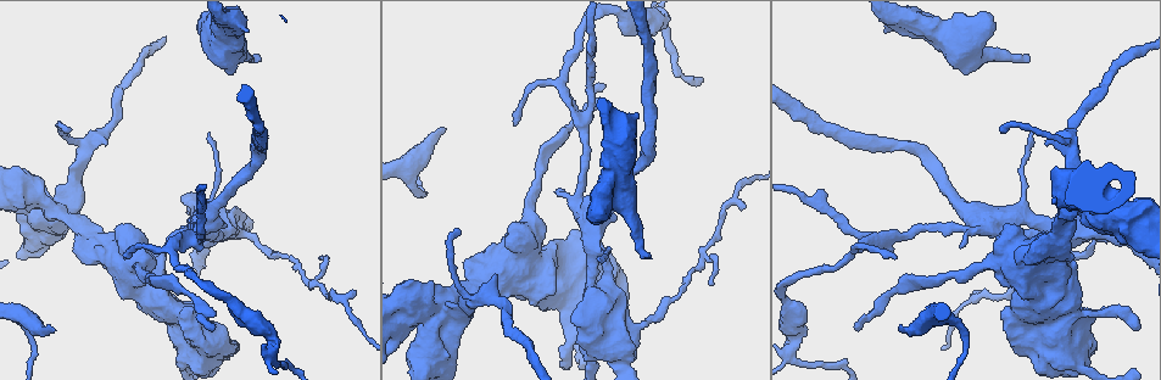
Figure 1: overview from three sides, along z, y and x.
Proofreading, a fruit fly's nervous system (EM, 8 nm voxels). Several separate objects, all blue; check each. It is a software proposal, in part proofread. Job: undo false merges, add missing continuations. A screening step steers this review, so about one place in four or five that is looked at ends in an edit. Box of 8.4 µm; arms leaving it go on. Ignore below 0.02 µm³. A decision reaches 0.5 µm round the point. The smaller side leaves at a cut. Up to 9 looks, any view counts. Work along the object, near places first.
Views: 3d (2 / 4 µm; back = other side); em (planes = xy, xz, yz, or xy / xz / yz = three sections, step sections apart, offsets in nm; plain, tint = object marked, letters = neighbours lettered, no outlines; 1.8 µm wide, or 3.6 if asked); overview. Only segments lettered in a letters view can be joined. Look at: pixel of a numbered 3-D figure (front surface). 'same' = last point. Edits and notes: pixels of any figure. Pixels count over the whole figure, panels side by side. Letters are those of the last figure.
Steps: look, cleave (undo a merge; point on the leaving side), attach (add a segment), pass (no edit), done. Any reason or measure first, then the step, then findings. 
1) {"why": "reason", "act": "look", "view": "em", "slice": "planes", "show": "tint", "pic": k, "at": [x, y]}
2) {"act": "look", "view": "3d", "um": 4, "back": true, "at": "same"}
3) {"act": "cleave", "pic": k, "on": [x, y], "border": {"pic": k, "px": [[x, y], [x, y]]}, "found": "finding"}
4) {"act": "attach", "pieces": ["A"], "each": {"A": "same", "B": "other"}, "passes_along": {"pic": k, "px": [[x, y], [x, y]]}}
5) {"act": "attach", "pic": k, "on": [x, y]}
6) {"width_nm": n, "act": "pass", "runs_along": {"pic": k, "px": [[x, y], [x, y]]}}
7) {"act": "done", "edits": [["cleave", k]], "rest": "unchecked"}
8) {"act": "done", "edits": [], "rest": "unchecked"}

{"why": "an open end", "act": "look", "view": "3d", "um": 2, "pic": 1, "at": [441, 127]}

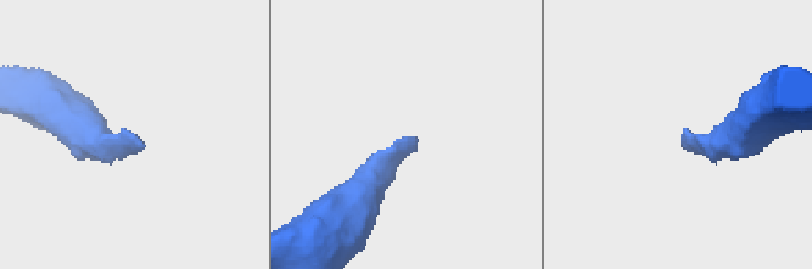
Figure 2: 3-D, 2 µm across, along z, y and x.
{"why": "shape alone is not enough", "act": "look", "view": "em", "slice": "planes", "show": "tint", "pic": 2, "at": [136, 140]}

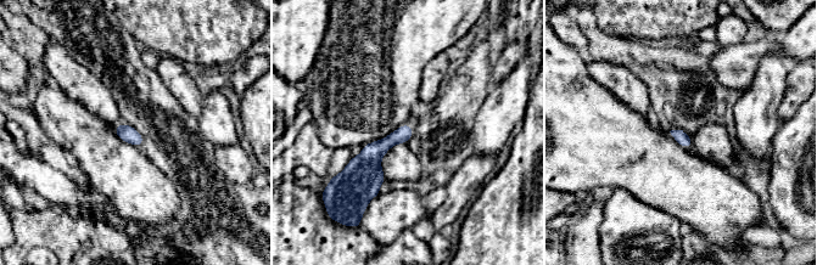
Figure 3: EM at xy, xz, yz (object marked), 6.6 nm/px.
{"act": "look", "view": "em", "slice": "planes", "show": "letters", "at": "same"}

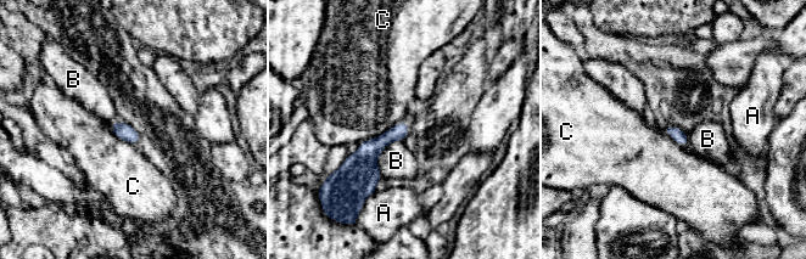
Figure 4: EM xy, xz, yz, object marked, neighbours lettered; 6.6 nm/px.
{"act": "pass", "each": {"A": "other", "B": "other", "C": "other"}, "border": {"pic": 4, "px": [[406, 120], [360, 142]]}, "found": "none of them fits"}

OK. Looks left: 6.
{"why": "a narrow waist", "act": "look", "view": "3d", "um": 2, "pic": 1, "at": [448, 300]}

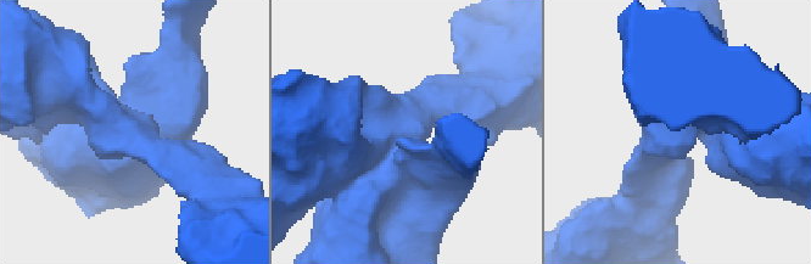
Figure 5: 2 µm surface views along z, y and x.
{"why": "need the tissue", "act": "look", "view": "em", "slice": "planes", "show": "plain", "pic": 5, "at": [678, 133]}

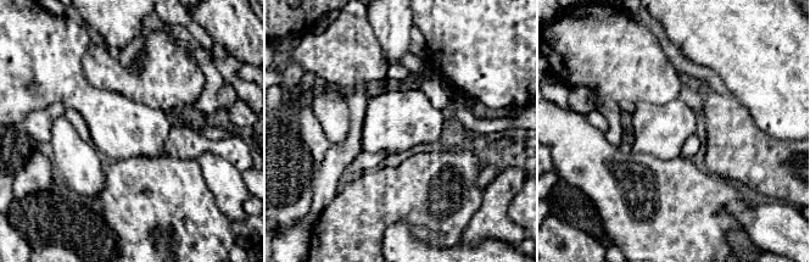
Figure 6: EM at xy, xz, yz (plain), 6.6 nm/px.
{"act": "look", "view": "em", "slice": "planes", "show": "letters", "at": "same"}

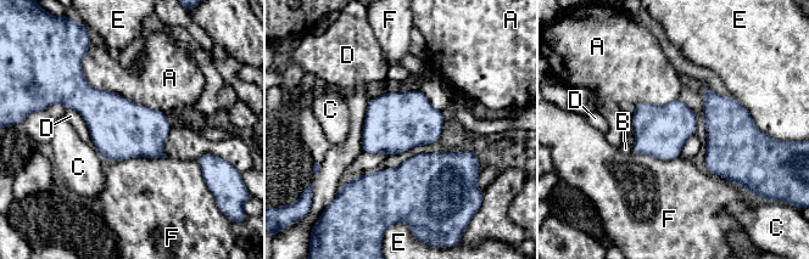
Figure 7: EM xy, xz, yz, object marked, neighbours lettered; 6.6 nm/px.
{"act": "pass", "each": {"A": "other", "B": "other", "C": "other", "D": "other", "E": "other", "F": "other"}, "found": "continuous, no second neuron"}

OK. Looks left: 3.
{"why": "sudden change in width", "act": "look", "view": "3d", "um": 4, "back": true, "pic": 1, "at": [587, 358]}

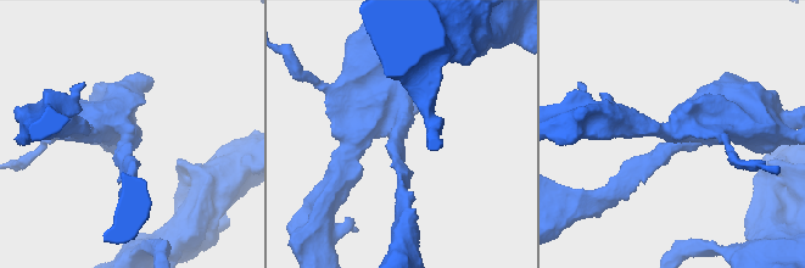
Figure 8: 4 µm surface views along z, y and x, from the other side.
{"arms": 3, "arm_widths_nm": [200, 500, 650], "why": "need the tissue", "act": "look", "view": "em", "um": 3.6, "slice": "planes", "show": "letters", "pic": 8, "at": [127, 136]}

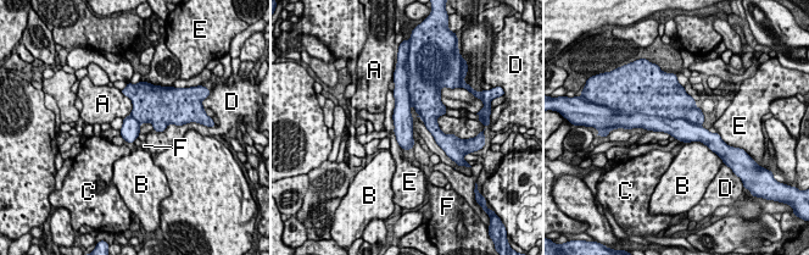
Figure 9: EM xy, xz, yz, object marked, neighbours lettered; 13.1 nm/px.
{"act": "cleave", "pic": 9, "on": [685, 131], "each": {"A": "other", "B": "other", "C": "other", "D": "other", "E": "other", "F": "other"}, "found": "a second neuron is stuck on"}

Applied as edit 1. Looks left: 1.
{"why": "thick turns thin", "act": "look", "view": "em", "slice": "yz", "step": 8, "show": "letters", "pic": 1, "at": [791, 348]}

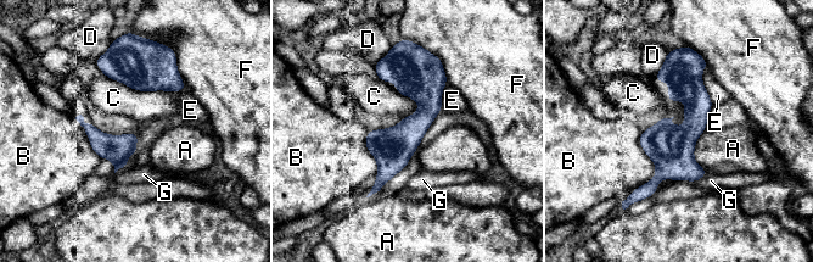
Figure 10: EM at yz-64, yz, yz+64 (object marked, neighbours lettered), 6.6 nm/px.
{"act": "pass", "each": {"A": "other", "B": "other", "C": "other", "D": "other", "E": "other", "F": "other", "G": "other"}, "border": {"pic": 10, "px": [[105, 76], [138, 90], [178, 93]]}, "found": "continuous, no second neuron"}

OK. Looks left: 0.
{"act": "done", "edits": [["cleave", 9]], "rest": "unchecked"}

